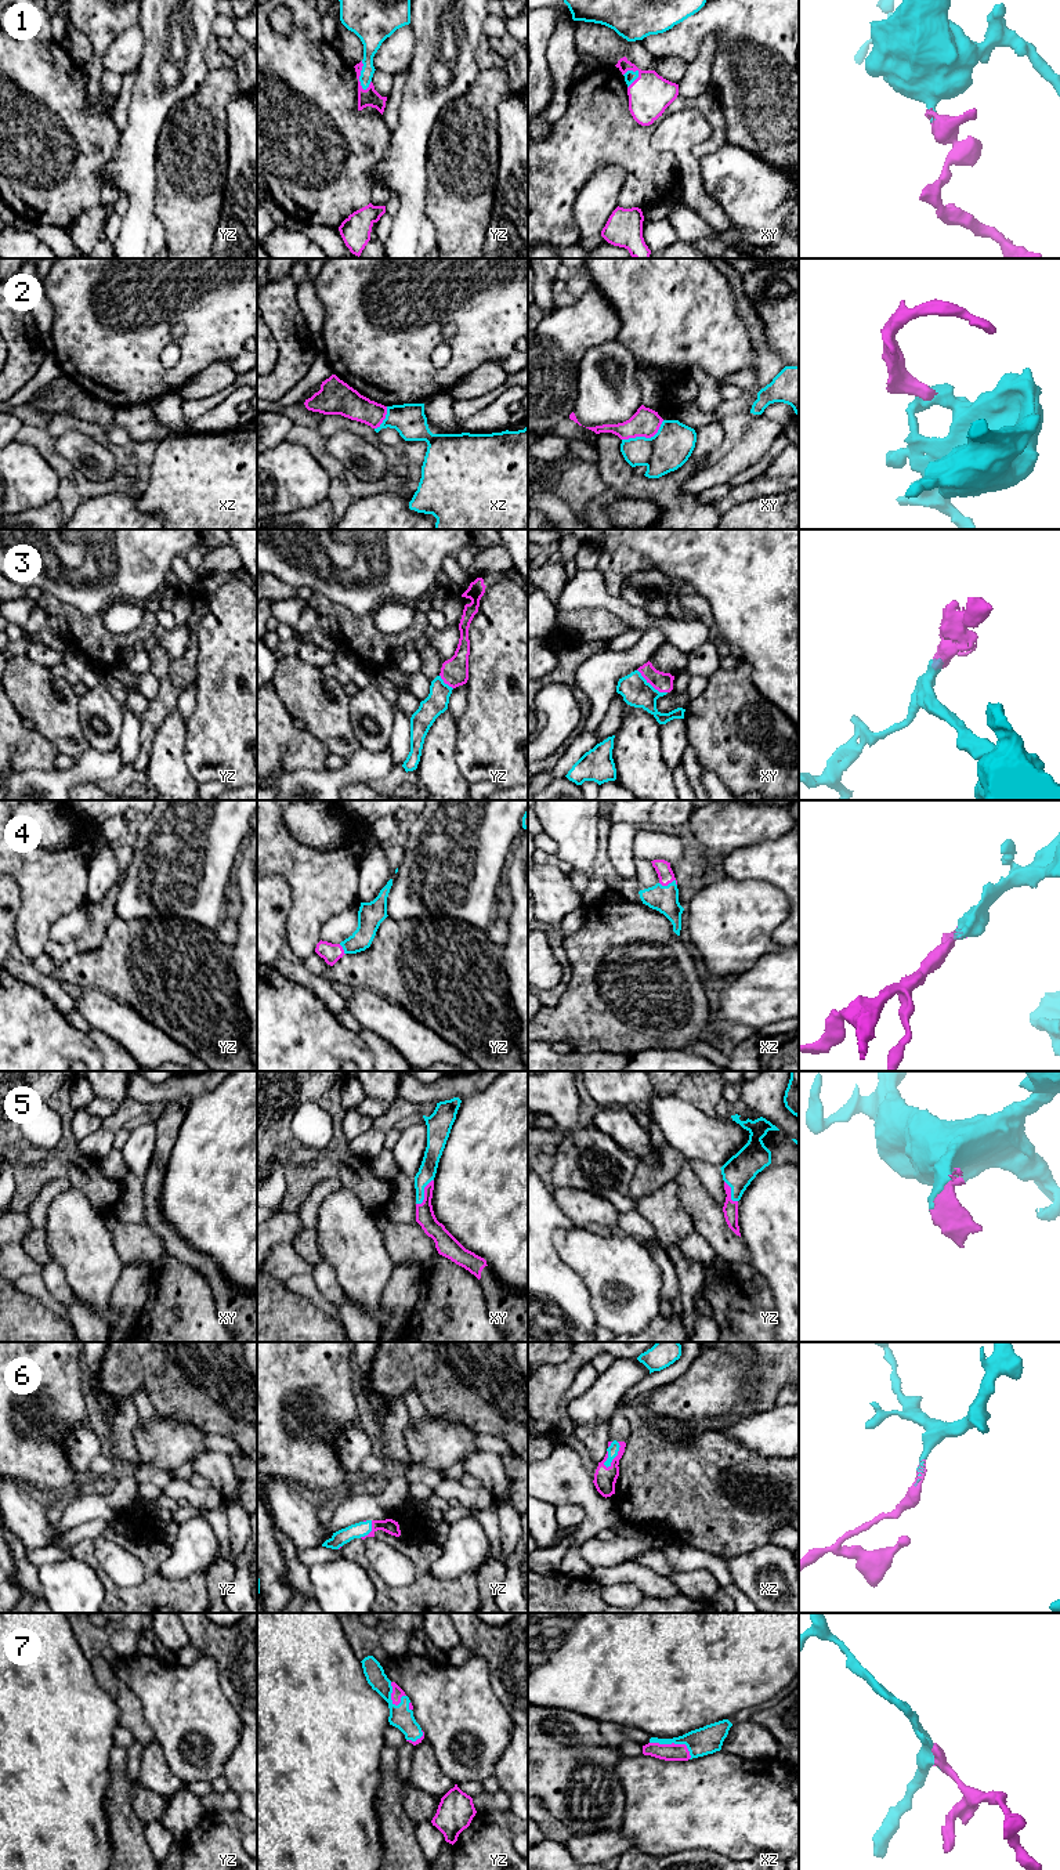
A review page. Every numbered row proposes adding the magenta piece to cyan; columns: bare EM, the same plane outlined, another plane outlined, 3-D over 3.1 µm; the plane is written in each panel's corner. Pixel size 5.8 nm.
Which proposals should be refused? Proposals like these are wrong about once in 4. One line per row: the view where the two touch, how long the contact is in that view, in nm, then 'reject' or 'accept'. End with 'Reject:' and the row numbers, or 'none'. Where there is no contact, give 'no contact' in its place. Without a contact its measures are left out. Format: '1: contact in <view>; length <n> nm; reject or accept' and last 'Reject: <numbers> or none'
1: contact in yz; length 180 nm; accept
2: contact in xy; length 280 nm; reject
3: contact in xy; length 220 nm; accept
4: contact in xz; length 110 nm; accept
5: contact in xy; length 180 nm; accept
6: contact in xz; length 170 nm; accept
7: contact in xz; length 260 nm; accept
Reject: 2

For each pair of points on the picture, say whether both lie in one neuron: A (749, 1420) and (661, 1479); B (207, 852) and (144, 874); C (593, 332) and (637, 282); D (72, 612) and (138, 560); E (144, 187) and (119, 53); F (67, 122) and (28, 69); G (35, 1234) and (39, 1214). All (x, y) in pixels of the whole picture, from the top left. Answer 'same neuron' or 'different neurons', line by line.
A: different neurons
B: same neuron
C: different neurons
D: different neurons
E: different neurons
F: same neuron
G: different neurons

